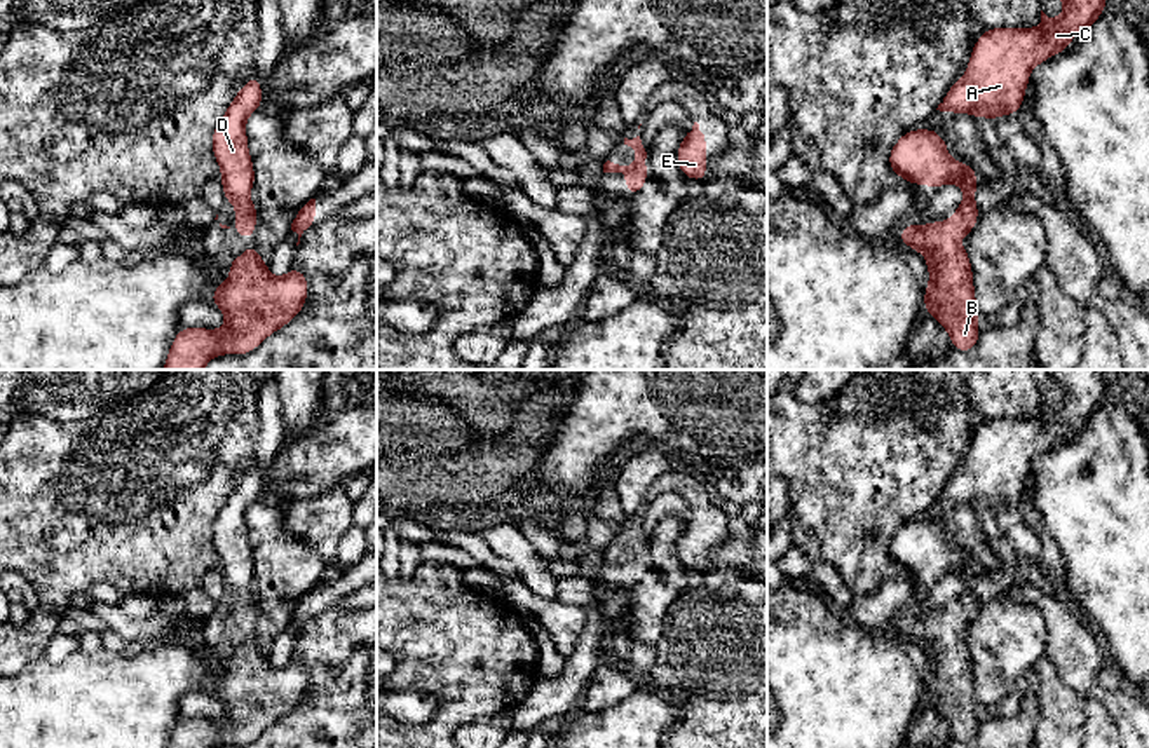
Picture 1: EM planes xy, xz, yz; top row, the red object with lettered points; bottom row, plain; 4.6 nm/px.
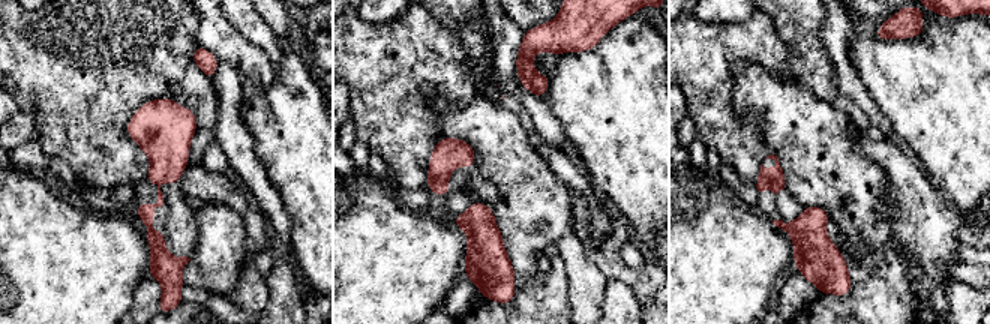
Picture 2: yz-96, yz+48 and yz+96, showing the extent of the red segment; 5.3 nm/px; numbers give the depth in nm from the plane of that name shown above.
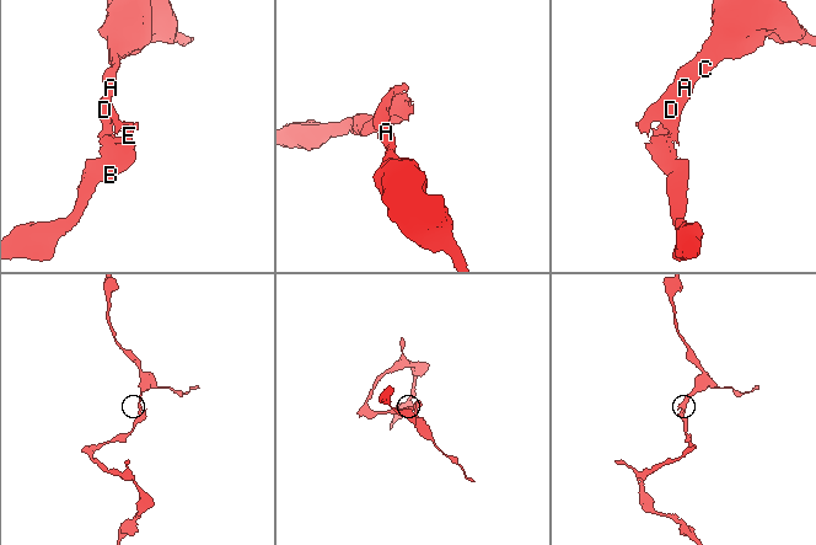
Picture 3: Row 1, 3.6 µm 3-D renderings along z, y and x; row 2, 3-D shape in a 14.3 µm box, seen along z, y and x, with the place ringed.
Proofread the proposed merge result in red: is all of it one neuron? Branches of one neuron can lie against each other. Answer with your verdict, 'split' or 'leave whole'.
leave whole

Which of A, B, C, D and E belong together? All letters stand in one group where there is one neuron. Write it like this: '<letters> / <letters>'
A B C D E

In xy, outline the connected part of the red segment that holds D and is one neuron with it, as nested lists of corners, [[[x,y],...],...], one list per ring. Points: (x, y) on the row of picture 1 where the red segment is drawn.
[[[255,75],[251,77],[237,92],[234,101],[228,105],[225,115],[216,124],[213,133],[213,155],[221,169],[221,185],[225,202],[235,204],[235,235],[241,239],[244,234],[255,241],[255,227],[256,227],[256,204],[251,202],[249,192],[255,187],[255,167],[251,162],[251,153],[248,148],[248,136],[246,136],[246,119],[262,108],[262,82]]]

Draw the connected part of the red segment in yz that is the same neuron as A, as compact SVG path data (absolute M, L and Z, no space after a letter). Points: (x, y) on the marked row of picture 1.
M1062 0L1062 3L1064 14L1057 19L1041 10L1039 28L987 28L973 45L966 73L952 84L936 110L989 117L994 122L1001 115L1018 113L1030 71L1048 58L1067 51L1069 42L1105 12L1107 0Z

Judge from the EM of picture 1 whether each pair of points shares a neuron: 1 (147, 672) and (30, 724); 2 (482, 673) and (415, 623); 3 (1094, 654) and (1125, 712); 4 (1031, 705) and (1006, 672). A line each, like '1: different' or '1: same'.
1: same
2: same
3: same
4: different

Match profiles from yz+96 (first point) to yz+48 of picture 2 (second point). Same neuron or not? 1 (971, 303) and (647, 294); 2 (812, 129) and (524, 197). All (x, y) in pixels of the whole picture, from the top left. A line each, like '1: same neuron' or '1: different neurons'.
1: different neurons
2: same neuron

